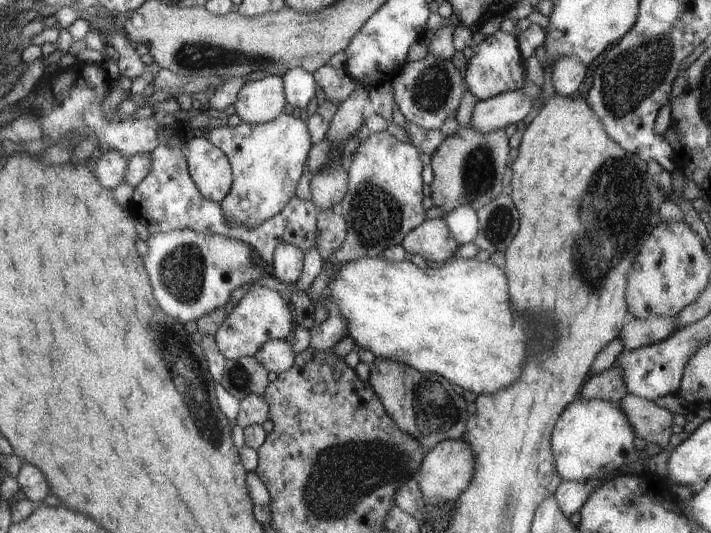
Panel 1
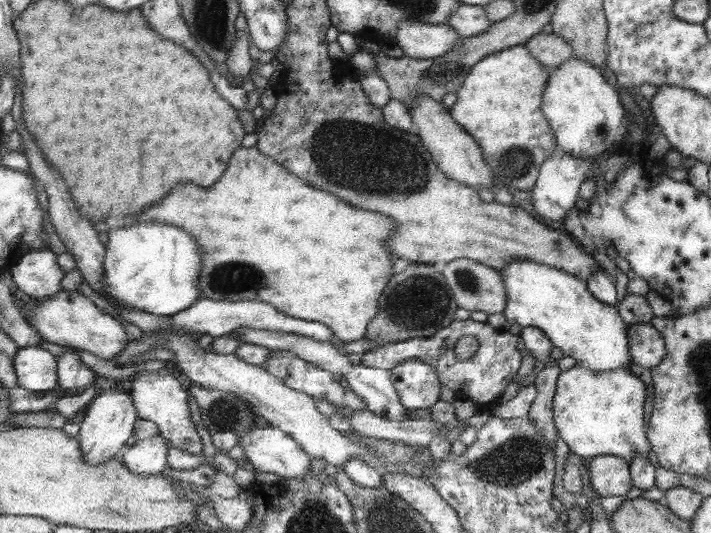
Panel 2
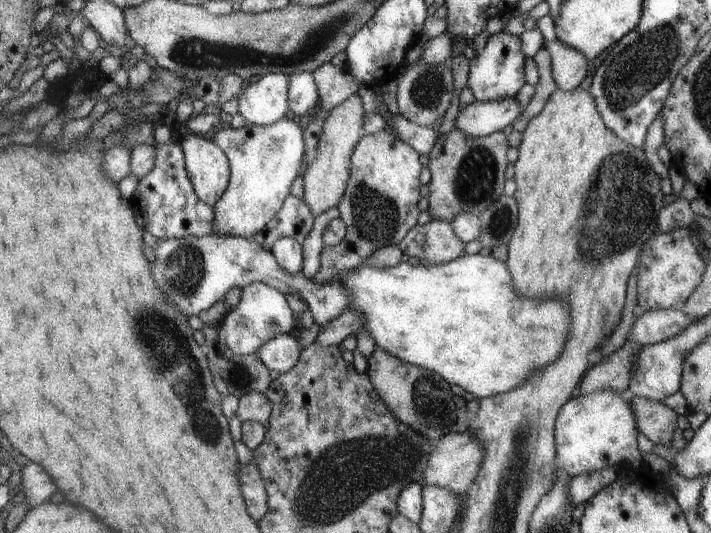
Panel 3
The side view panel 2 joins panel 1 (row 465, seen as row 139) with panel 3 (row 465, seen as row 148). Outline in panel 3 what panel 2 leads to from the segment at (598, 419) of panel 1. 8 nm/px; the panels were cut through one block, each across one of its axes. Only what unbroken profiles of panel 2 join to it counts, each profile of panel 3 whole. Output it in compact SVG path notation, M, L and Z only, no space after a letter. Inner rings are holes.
M595 391L571 397L558 411L554 424L557 469L570 478L615 466L623 460L627 460L633 467L640 466L641 454L635 444L635 421L630 400L625 394Z

